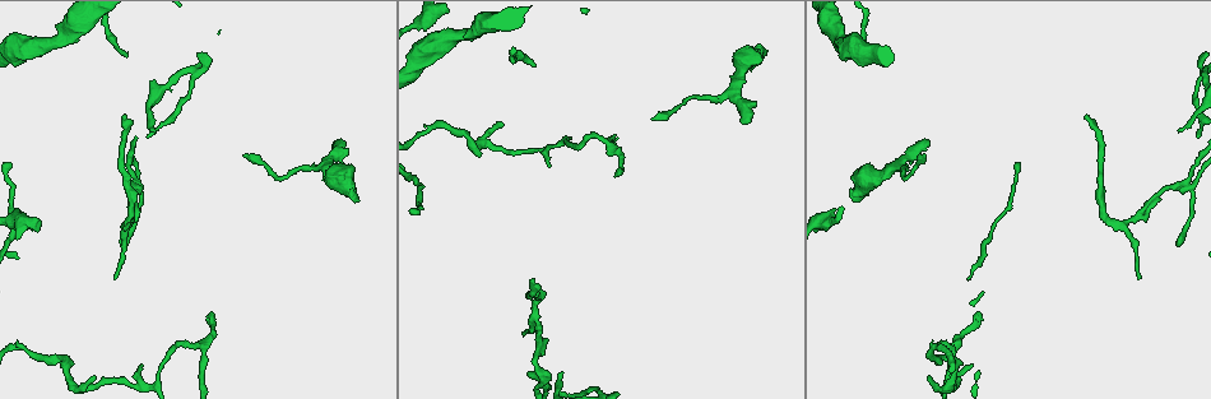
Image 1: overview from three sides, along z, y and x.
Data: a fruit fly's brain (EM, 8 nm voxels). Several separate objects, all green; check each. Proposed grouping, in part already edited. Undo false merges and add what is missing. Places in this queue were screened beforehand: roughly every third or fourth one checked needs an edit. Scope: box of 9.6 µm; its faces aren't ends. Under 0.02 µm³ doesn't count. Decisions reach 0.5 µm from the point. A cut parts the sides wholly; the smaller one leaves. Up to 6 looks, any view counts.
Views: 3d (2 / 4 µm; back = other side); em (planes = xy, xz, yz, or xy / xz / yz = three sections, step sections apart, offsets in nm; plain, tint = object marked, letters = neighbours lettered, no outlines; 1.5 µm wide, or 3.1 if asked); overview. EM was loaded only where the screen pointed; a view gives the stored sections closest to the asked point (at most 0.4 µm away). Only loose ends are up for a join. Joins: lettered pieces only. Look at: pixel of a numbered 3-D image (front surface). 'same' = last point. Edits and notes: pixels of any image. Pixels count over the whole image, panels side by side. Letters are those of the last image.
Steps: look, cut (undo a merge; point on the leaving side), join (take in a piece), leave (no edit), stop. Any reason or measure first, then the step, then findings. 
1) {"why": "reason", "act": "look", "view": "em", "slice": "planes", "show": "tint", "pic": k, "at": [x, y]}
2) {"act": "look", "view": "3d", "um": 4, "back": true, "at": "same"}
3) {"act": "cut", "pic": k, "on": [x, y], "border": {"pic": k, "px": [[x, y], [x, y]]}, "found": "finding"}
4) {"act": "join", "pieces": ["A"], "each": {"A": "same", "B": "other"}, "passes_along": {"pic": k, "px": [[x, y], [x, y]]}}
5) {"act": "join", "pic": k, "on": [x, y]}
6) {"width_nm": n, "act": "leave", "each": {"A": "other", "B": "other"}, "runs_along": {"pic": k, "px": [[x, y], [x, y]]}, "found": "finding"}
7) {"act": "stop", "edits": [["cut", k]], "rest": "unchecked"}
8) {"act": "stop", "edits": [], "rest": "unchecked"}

{"why": "free end", "act": "look", "view": "3d", "um": 4, "back": true, "pic": 1, "at": [853, 202]}

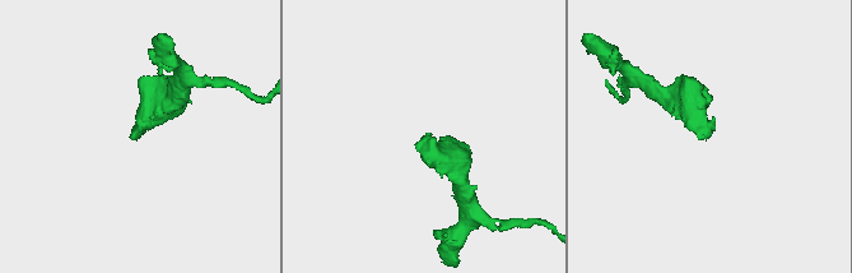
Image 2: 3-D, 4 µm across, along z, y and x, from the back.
{"act": "look", "view": "em", "slice": "xy", "step": 8, "show": "letters", "pic": 2, "at": [705, 134]}

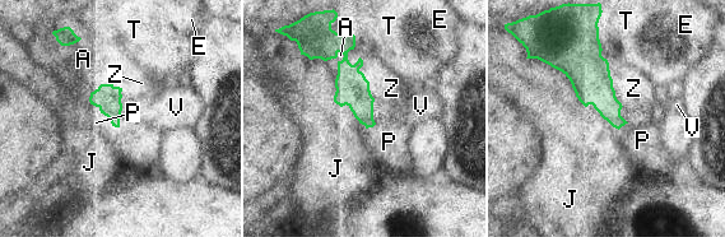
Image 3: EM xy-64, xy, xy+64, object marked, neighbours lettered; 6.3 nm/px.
{"width_nm": 170, "act": "join", "pic": 3, "on": [410, 111], "each": {"A": "other", "E": "other", "J": "other", "P": "other", "T": "other", "V": "same", "Z": "other"}, "passes_along": {"pic": 3, "px": [[352, 87], [372, 105], [410, 111]]}, "found": "the cell continues"}

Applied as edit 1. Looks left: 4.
{"act": "look", "view": "3d", "um": 2, "pic": 1, "at": [564, 372]}

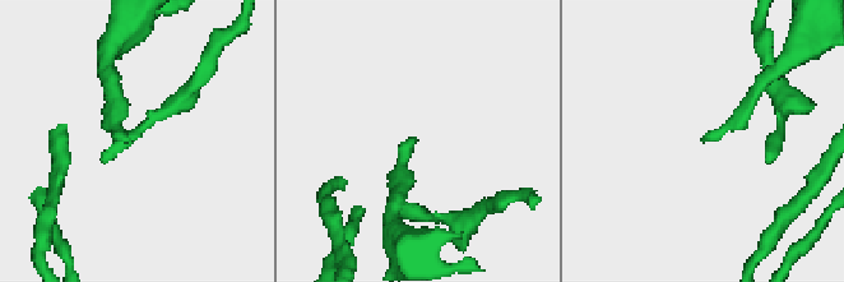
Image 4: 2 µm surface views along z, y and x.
{"act": "look", "view": "em", "slice": "xz", "step": 8, "show": "tint", "pic": 4, "at": [415, 137]}

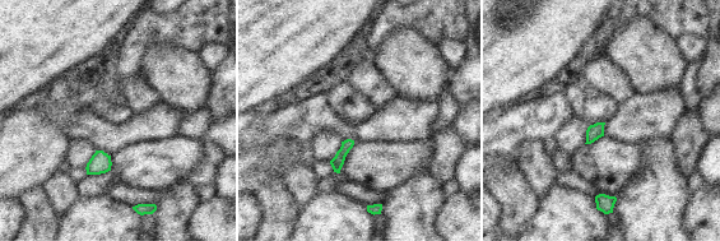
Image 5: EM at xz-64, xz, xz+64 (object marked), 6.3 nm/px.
{"act": "look", "view": "em", "slice": "planes", "show": "letters", "at": "same"}

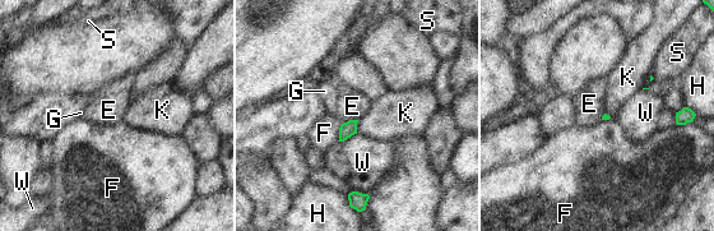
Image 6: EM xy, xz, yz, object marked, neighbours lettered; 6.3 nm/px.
{"act": "leave", "each": {"E": "other", "F": "other", "G": "other", "H": "other", "K": "other", "S": "other", "W": "other"}, "border": {"pic": 6, "px": [[357, 119], [349, 119], [343, 123]]}, "found": "none of them fits"}

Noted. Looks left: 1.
{"why": "tapers out", "act": "look", "view": "em", "slice": "planes", "show": "letters", "pic": 1, "at": [530, 374]}

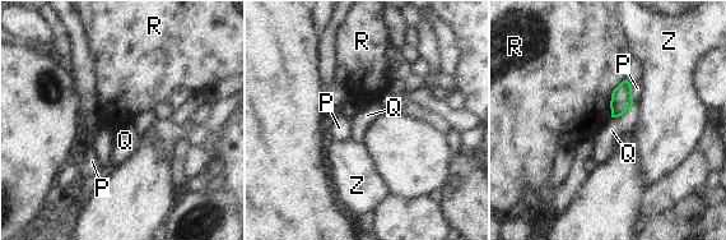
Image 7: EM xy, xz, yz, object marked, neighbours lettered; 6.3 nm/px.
{"width_nm": 140, "act": "leave", "each": {"P": "other", "Q": "other", "R": "other", "Z": "other"}, "border": {"pic": 7, "px": [[626, 78], [612, 93], [610, 116]]}, "found": "none of them fits"}

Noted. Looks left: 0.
{"act": "stop", "edits": [["join", 3]], "rest": "unchecked"}

